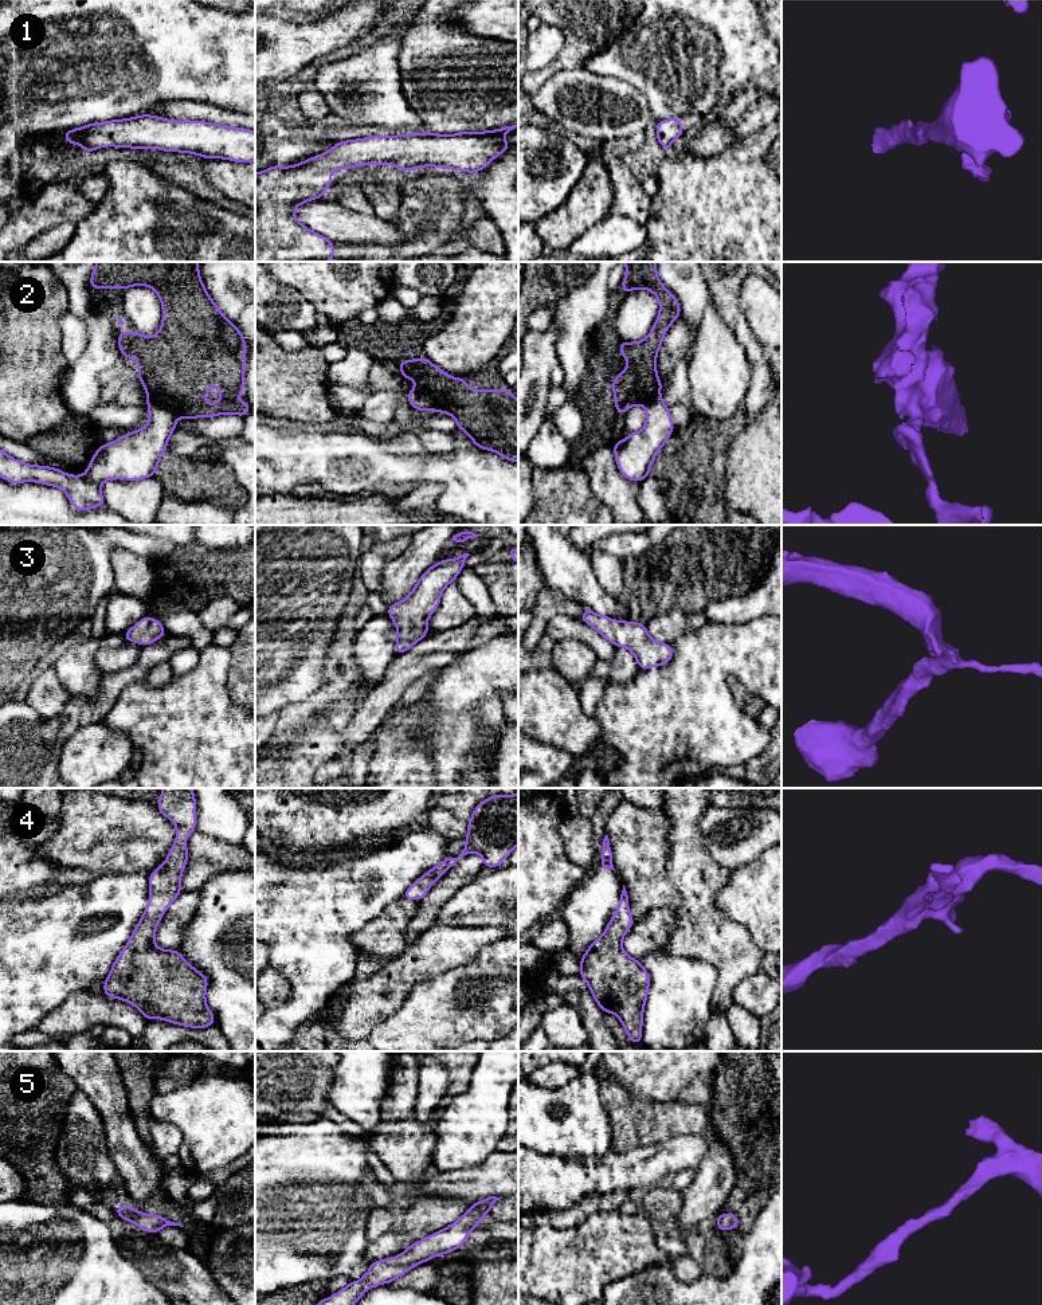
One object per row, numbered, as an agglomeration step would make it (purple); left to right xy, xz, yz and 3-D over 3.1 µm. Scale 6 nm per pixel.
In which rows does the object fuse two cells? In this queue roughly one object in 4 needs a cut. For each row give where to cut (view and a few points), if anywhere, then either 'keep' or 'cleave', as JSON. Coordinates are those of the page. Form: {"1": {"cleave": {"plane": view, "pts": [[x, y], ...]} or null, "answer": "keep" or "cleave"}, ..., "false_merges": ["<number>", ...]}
{"1": {"cleave": null, "answer": "keep"}, "2": {"cleave": {"plane": "xy", "pts": [[148, 400], [163, 406], [175, 418]]}, "answer": "cleave"}, "3": {"cleave": null, "answer": "keep"}, "4": {"cleave": null, "answer": "keep"}, "5": {"cleave": null, "answer": "keep"}, "false_merges": ["2"]}

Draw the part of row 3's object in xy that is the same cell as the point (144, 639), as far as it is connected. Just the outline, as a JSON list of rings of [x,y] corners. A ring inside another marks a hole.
[[[146,615],[124,634],[124,640],[137,642],[141,646],[146,646],[165,635],[167,631],[161,622]]]

